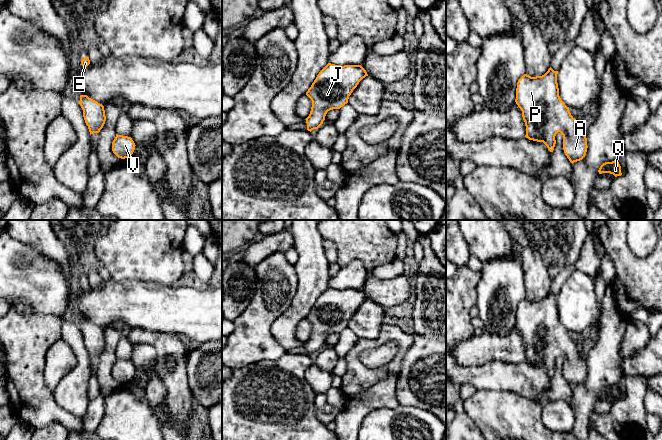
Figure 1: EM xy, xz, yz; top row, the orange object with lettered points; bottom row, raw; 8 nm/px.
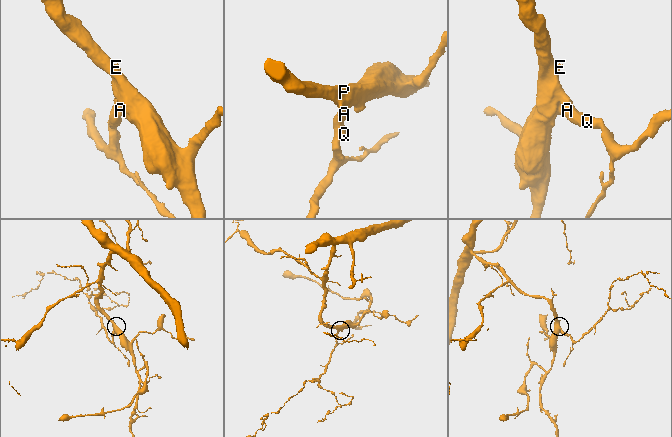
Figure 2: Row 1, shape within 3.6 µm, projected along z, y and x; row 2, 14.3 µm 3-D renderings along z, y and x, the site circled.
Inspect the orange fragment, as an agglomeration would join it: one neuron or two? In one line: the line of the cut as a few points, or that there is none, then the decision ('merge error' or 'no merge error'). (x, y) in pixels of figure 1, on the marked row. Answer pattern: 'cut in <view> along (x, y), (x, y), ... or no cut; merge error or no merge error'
no cut; no merge error

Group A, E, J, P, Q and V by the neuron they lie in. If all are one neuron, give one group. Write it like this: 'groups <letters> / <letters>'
groups A E J P Q V

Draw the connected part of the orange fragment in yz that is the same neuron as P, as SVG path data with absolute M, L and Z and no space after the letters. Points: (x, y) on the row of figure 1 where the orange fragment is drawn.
M551 67L542 76L524 74L517 82L515 102L522 111L525 137L543 142L553 152L555 136L560 132L564 153L574 163L585 157L587 138L559 96L557 74Z

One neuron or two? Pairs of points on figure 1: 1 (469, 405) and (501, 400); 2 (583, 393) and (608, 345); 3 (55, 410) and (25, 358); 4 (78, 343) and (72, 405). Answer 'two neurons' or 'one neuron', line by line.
1: one neuron
2: one neuron
3: one neuron
4: one neuron

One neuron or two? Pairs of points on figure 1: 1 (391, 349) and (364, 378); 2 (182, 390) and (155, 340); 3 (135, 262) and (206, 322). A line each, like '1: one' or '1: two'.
1: two
2: one
3: two

